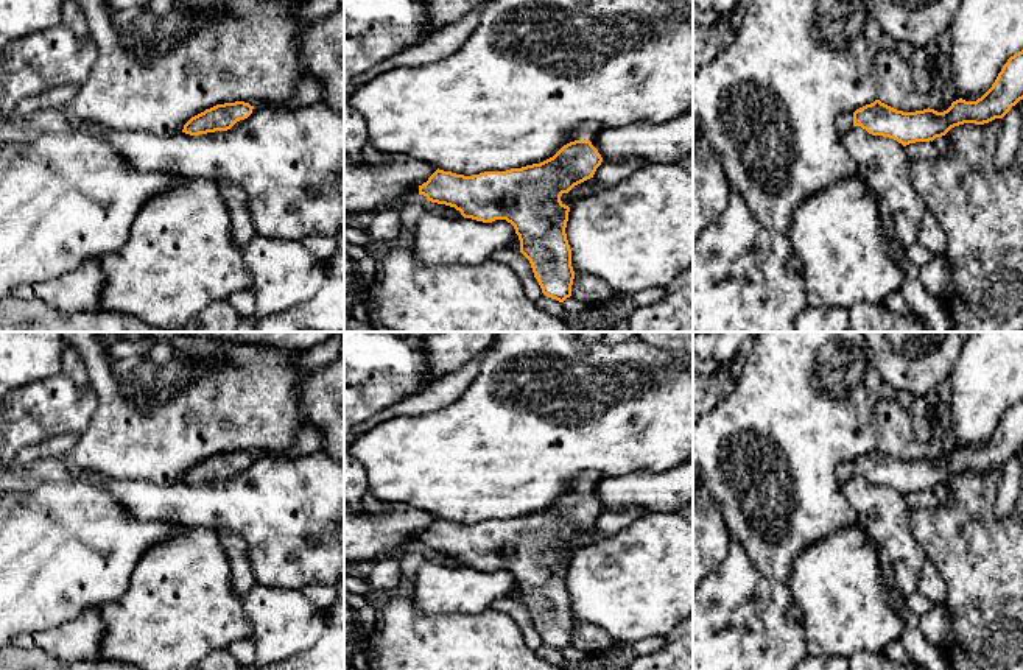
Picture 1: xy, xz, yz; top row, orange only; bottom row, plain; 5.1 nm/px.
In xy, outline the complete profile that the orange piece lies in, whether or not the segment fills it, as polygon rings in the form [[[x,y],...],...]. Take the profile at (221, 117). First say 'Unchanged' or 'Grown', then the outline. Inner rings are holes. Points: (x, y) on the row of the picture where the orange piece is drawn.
Unchanged. [[[244,101],[216,104],[204,112],[192,117],[182,132],[190,136],[199,136],[215,131],[227,131],[237,122],[248,118],[252,114],[254,106]]]

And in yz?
Grown. [[[1023,50],[1007,59],[992,87],[976,101],[959,98],[944,112],[930,108],[903,112],[875,100],[855,112],[839,114],[836,128],[841,139],[853,126],[861,126],[872,136],[889,137],[906,146],[933,142],[964,123],[984,125],[1003,118],[1020,100],[1023,100]]]

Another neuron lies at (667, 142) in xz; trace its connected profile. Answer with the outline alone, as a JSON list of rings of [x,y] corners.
[[[693,109],[662,123],[640,120],[631,125],[604,128],[589,140],[598,150],[603,160],[642,159],[646,164],[679,165],[684,156],[693,153]]]

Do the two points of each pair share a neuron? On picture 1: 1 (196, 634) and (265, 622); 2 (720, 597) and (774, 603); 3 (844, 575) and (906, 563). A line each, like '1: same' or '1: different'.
1: different
2: same
3: different

